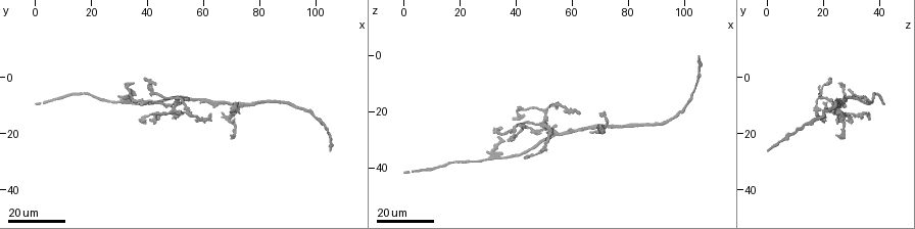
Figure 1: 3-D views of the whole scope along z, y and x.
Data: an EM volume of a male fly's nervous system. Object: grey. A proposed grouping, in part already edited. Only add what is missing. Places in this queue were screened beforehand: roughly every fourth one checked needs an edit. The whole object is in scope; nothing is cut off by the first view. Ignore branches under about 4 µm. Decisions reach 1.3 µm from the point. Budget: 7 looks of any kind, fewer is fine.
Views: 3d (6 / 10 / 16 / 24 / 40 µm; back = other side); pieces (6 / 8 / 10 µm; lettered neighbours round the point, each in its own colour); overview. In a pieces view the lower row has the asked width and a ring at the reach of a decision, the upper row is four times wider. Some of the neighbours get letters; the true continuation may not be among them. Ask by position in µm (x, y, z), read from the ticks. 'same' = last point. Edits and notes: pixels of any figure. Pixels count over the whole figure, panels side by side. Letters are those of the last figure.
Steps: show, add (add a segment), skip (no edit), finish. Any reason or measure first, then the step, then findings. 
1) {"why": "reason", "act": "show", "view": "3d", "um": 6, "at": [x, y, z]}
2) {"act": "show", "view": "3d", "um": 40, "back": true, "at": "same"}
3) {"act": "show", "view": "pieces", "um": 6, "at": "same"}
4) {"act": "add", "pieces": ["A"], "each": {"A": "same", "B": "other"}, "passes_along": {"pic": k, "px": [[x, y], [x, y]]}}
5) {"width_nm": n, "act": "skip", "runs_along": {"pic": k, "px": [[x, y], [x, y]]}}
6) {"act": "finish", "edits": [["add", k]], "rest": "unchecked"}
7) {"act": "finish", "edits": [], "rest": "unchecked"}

{"why": "free end", "act": "show", "view": "3d", "um": 24, "at": [34, 5, 30]}

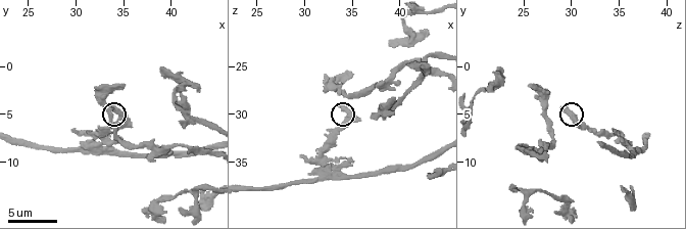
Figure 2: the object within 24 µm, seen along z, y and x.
{"act": "show", "view": "pieces", "um": 6, "at": [33.8, 4.4, 29.0]}

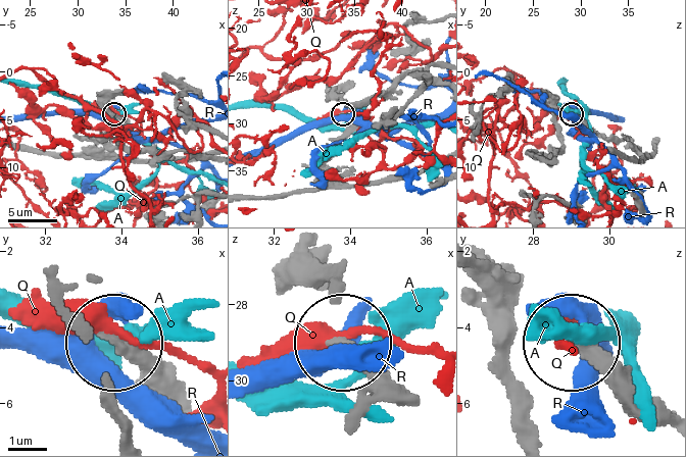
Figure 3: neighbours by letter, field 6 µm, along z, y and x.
{"act": "skip", "each": {"A": "other", "Q": "other", "R": "other"}, "found": "none of them fits"}

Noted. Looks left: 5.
{"why": "an open end", "act": "show", "view": "3d", "um": 10, "at": [38.8, 0.0, 22.4]}

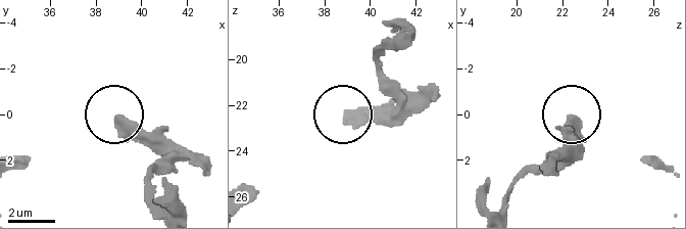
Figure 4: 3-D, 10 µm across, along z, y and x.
{"act": "show", "view": "pieces", "um": 10, "at": [39.0, 0.1, 22.5]}

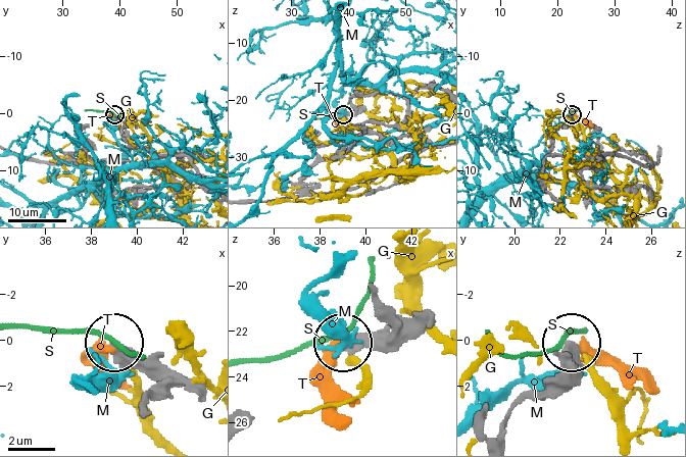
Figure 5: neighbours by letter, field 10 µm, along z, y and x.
{"act": "skip", "each": {"G": "other", "M": "other", "S": "other", "T": "other"}, "found": "no lettered segment goes on from it"}

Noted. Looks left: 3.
{"why": "free end", "act": "show", "view": "3d", "um": 16, "at": [105, 26, 0]}

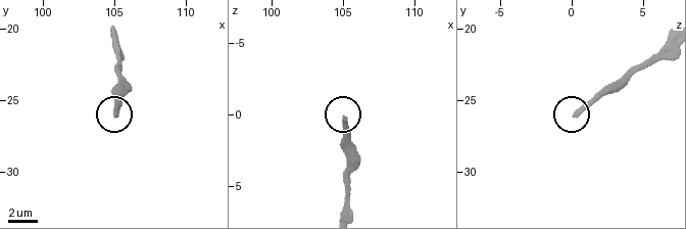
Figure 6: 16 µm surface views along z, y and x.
{"act": "show", "view": "pieces", "um": 10, "at": [105.0, 26.0, 0.4]}

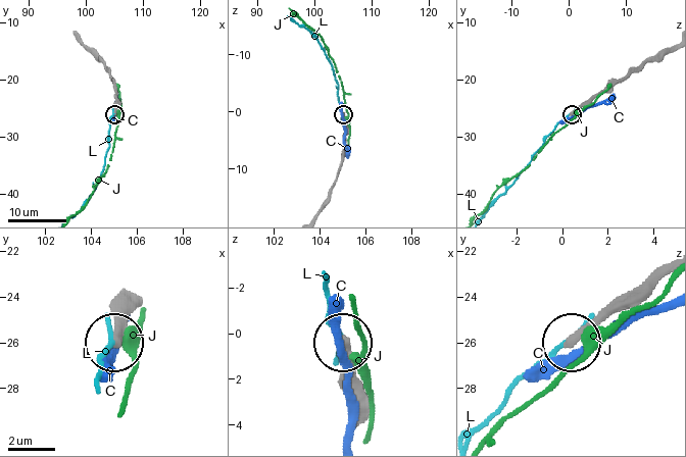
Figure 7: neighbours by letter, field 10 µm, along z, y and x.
{"width_nm": 320, "act": "skip", "each": {"C": "other", "J": "other", "L": "other"}, "runs_along": {"pic": 7, "px": [[121, 292], [117, 343]]}, "found": "no lettered segment goes on from it"}

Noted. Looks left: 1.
{"act": "finish", "edits": [], "rest": "unchecked"}

